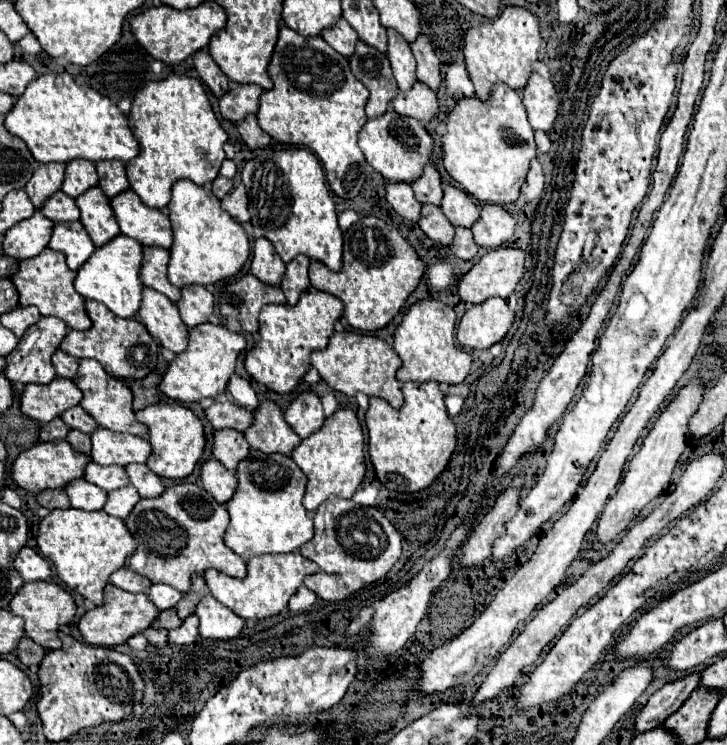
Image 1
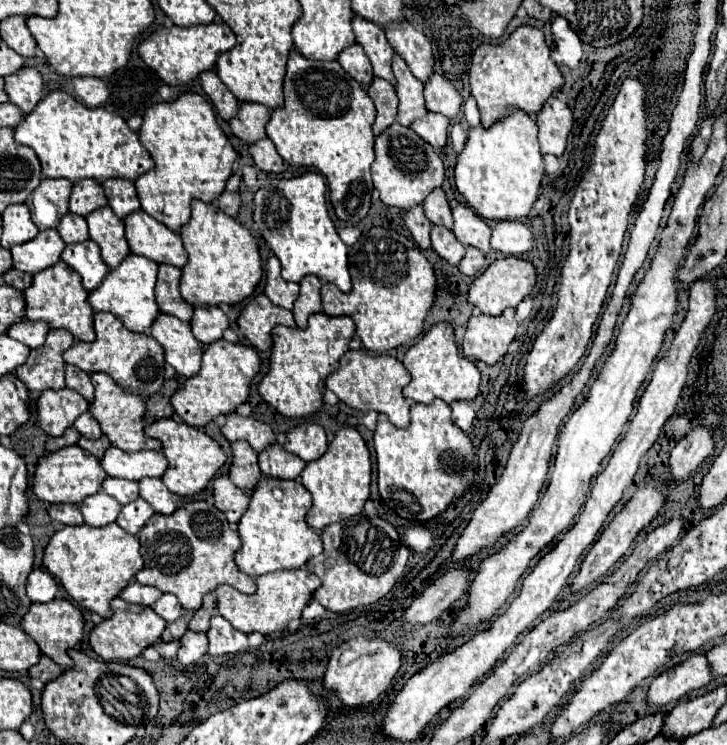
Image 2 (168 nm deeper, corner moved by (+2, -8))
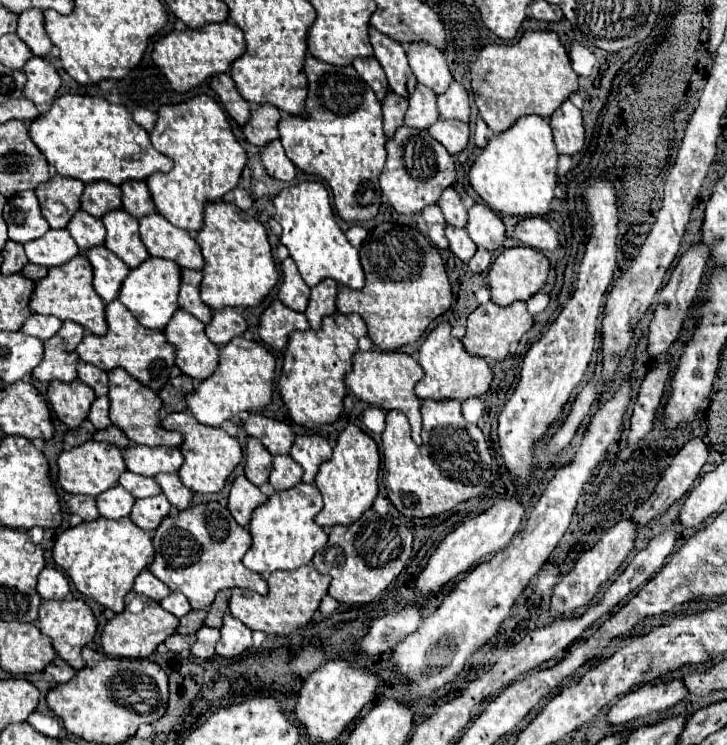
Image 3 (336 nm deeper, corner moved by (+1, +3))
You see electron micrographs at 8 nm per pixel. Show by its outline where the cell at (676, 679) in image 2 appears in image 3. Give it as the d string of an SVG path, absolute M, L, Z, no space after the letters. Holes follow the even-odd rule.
M673 679L669 683L655 683L655 685L641 685L639 689L619 697L611 703L607 719L613 725L629 723L637 717L659 713L667 707L673 707L687 695L687 687L683 679Z

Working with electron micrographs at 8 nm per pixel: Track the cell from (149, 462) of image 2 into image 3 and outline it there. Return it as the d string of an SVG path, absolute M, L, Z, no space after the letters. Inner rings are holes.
M129 445L123 451L127 471L153 477L155 473L177 473L183 463L183 455L177 447L147 447Z

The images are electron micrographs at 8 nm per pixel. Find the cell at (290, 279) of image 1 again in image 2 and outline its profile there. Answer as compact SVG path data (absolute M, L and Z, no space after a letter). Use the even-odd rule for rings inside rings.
M306 276L300 282L300 296L294 302L294 318L298 328L308 326L308 316L322 312L322 298L320 298L322 282L316 276Z

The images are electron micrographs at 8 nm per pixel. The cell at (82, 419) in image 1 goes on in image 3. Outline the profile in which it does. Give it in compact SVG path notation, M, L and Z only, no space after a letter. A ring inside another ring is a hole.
M97 397L91 405L91 411L89 411L89 417L87 417L95 429L105 429L111 425L109 421L109 399L107 397Z

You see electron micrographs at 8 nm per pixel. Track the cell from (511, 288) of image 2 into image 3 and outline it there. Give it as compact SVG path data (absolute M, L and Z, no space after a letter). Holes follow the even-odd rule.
M511 247L505 249L489 267L487 271L487 285L491 291L491 301L497 305L509 305L515 299L527 301L531 295L535 295L547 281L547 271L549 271L549 261L541 251L535 251L531 247Z

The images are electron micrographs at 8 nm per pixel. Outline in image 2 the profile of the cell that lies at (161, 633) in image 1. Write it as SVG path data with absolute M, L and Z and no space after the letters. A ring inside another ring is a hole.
M156 642L154 644L156 652L166 658L166 660L174 660L176 658L176 652L178 652L178 642Z

